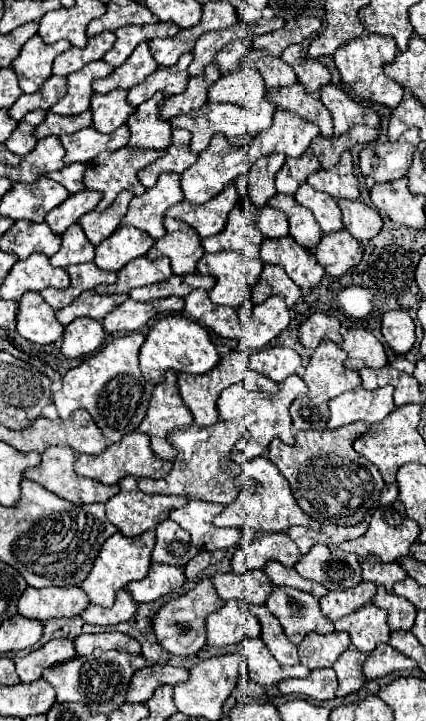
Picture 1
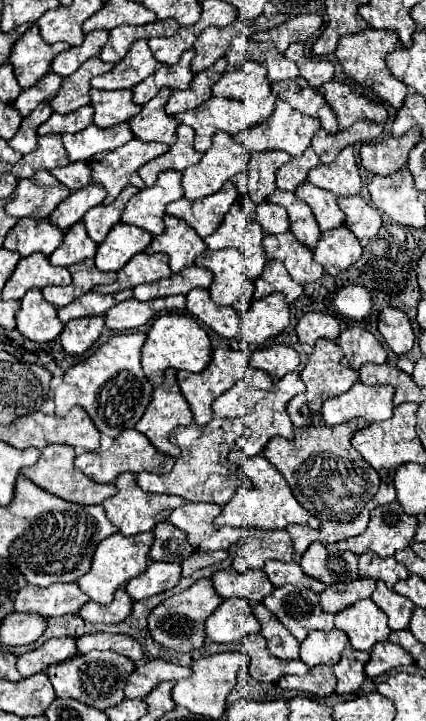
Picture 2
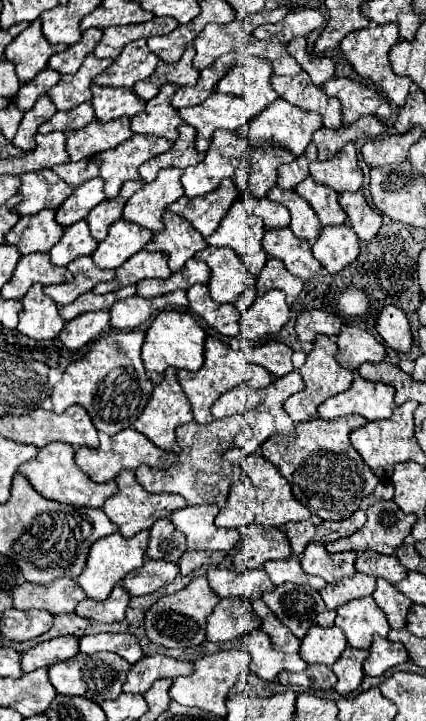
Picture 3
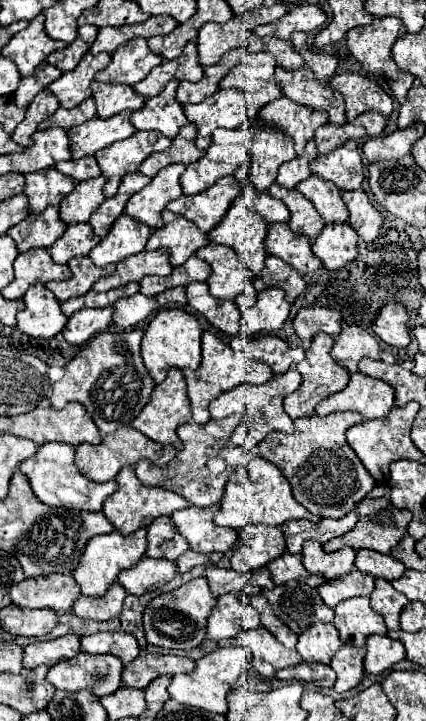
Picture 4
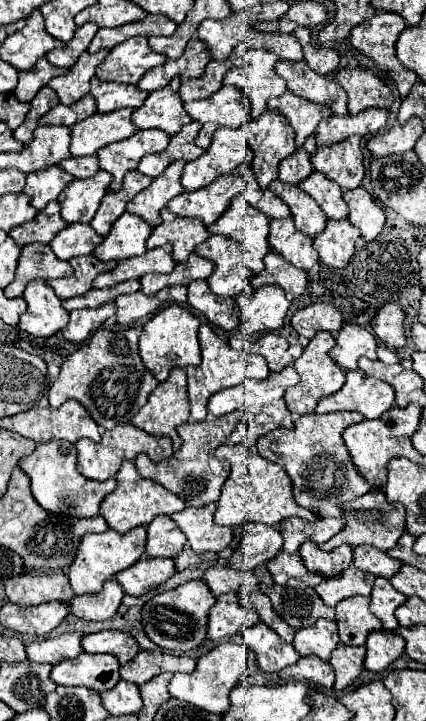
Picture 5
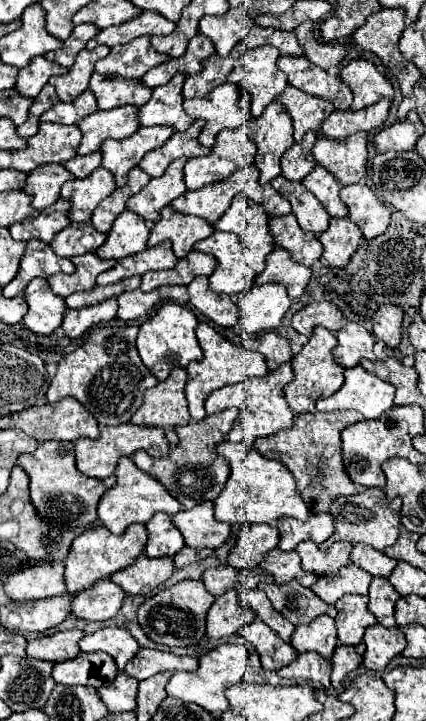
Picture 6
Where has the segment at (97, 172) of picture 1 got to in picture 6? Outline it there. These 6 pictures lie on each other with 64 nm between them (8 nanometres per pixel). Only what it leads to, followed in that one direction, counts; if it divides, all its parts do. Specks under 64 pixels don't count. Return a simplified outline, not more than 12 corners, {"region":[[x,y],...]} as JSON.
{"region":[[140,126],[102,144],[102,166],[116,186],[144,154],[172,136],[172,126]]}

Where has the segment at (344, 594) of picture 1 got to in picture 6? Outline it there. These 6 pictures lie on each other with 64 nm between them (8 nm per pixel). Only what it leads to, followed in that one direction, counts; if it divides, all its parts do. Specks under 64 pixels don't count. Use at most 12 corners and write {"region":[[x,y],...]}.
{"region":[[352,562],[312,584],[328,604],[344,594],[368,594],[372,574]]}

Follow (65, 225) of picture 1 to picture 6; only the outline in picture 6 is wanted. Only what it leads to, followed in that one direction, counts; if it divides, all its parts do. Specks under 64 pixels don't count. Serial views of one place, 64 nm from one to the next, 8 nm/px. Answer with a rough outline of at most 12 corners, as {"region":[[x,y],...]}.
{"region":[[96,168],[68,180],[72,222],[90,220],[94,208],[116,190],[114,176]]}

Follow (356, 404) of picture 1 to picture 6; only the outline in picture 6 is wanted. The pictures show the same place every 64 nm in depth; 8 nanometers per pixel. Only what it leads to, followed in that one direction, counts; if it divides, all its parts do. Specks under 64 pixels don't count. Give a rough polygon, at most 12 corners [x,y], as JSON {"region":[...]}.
{"region":[[368,370],[344,372],[344,386],[316,408],[378,418],[394,388]]}

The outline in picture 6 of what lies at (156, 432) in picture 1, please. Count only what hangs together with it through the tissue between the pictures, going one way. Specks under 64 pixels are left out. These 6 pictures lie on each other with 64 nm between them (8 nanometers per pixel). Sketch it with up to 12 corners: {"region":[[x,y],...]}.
{"region":[[174,368],[144,394],[132,424],[174,426],[190,422],[186,370]]}

